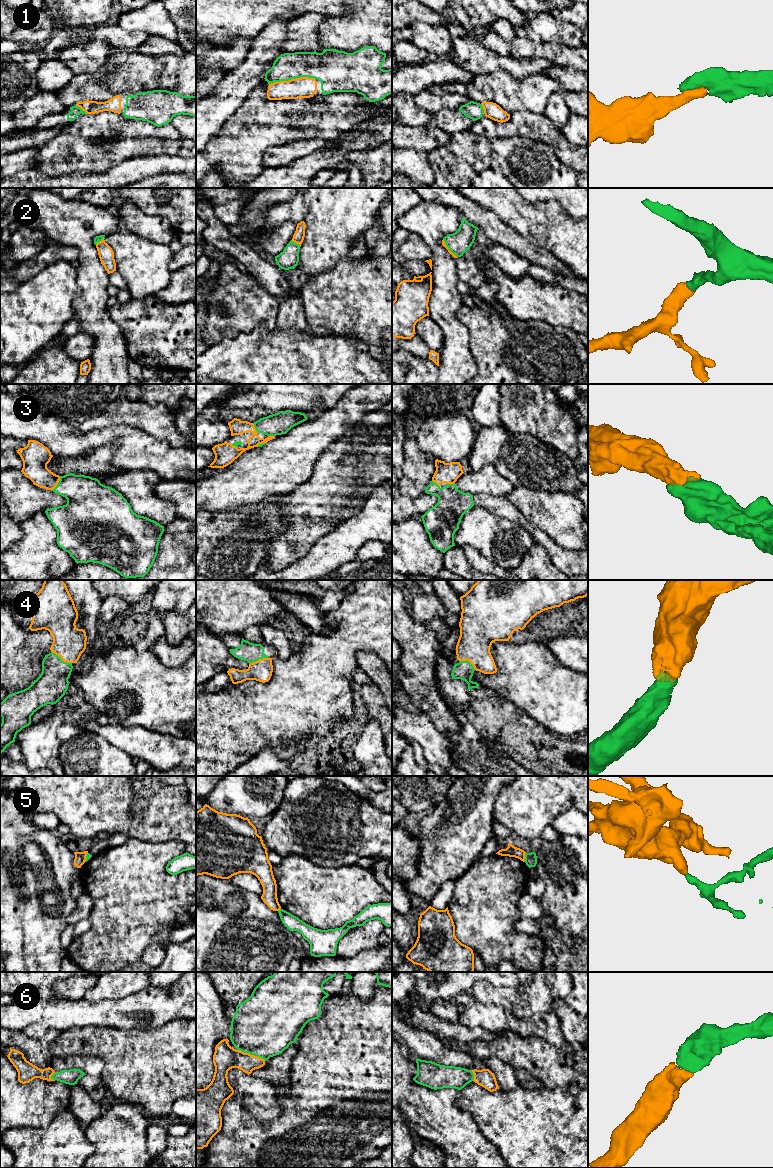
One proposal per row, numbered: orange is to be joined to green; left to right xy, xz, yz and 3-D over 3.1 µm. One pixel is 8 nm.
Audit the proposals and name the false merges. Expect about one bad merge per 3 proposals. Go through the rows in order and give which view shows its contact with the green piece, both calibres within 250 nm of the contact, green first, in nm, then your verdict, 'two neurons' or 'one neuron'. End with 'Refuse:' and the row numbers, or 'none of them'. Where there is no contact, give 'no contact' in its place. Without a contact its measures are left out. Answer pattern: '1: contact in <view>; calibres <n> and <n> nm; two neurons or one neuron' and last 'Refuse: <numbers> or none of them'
1: contact in xz; calibres 220 and 170 nm; one neuron
2: contact in xz; calibres 160 and 90 nm; one neuron
3: contact in xy; calibres 320 and 190 nm; one neuron
4: contact in xy; calibres 260 and 260 nm; one neuron
5: contact in yz; calibres 100 and 90 nm; two neurons
6: contact in xz; calibres 500 and 200 nm; one neuron
Refuse: 5

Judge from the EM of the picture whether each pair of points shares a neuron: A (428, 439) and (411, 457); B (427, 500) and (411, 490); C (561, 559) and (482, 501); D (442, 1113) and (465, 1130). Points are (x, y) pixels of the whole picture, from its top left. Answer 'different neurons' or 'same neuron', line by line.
A: different neurons
B: different neurons
C: same neuron
D: same neuron

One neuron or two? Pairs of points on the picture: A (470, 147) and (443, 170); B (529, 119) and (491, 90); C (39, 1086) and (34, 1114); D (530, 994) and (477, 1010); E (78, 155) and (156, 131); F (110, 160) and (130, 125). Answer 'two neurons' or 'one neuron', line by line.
A: one neuron
B: two neurons
C: one neuron
D: two neurons
E: two neurons
F: two neurons

